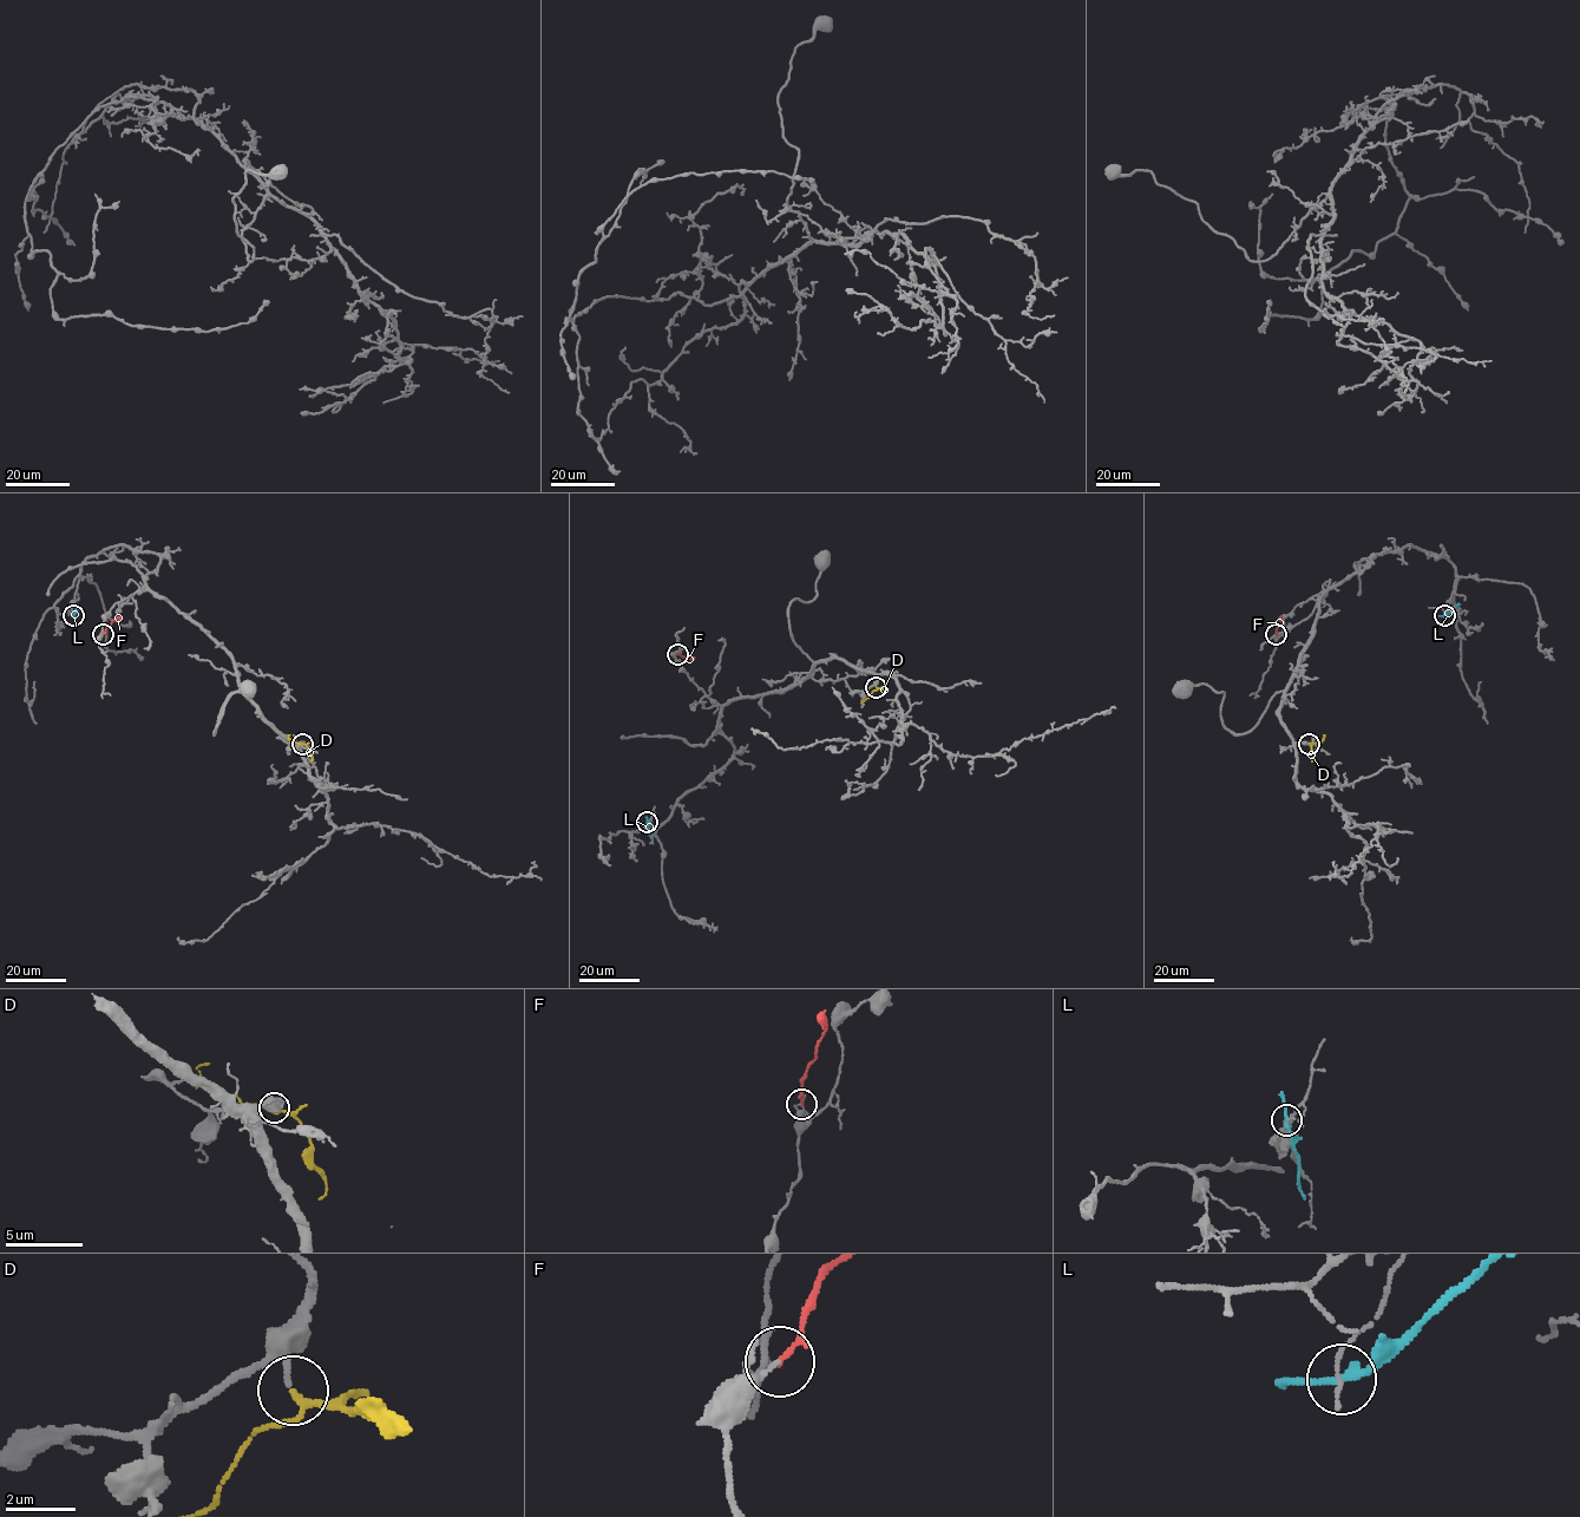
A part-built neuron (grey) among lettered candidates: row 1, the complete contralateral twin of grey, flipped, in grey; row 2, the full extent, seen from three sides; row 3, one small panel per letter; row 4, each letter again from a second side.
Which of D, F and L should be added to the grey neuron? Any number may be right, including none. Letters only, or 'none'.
D

